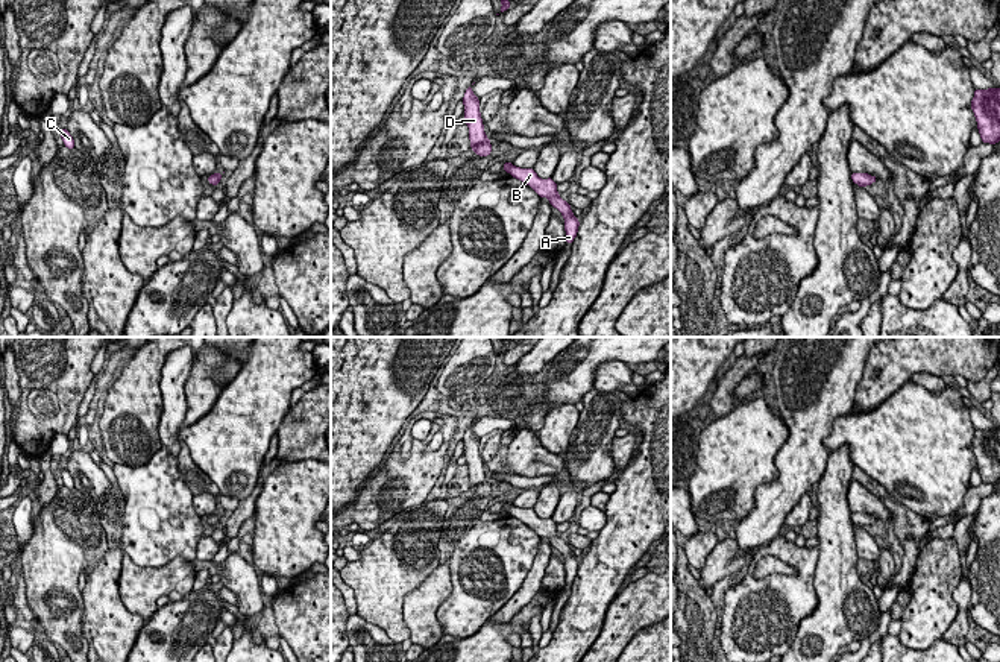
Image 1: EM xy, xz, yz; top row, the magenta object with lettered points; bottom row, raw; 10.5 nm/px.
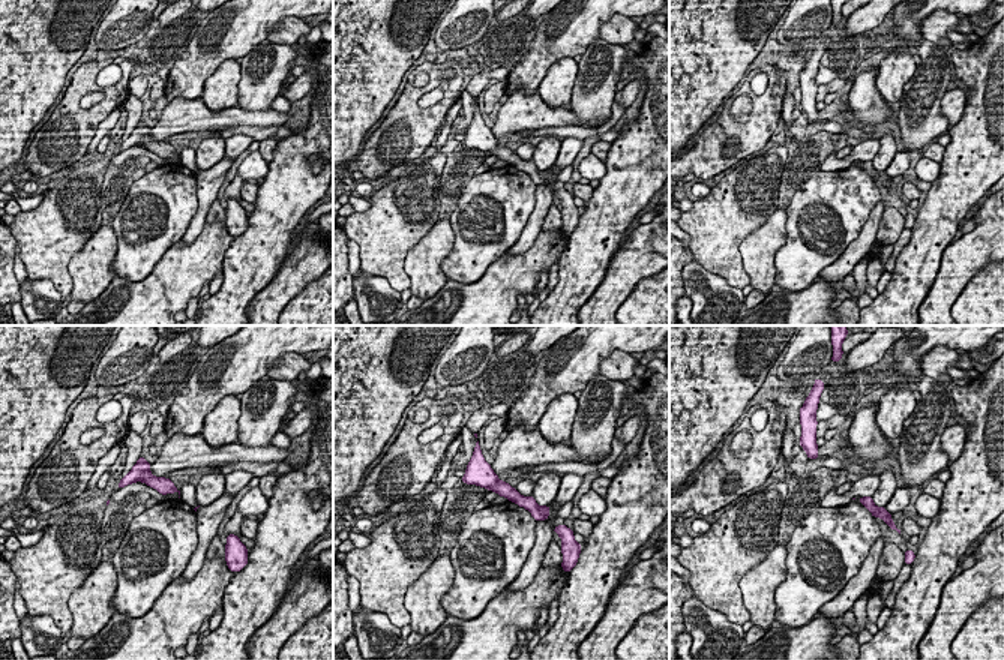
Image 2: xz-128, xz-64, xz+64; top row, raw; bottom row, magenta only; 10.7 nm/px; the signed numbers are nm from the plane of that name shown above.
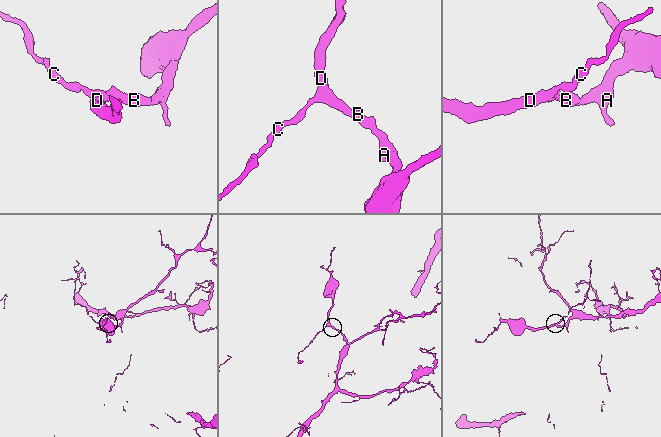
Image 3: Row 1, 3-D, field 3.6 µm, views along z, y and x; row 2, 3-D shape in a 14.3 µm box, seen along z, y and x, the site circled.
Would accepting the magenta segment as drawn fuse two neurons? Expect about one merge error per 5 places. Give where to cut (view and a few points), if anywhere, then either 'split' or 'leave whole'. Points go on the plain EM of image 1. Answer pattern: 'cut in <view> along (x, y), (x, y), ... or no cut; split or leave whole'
no cut; leave whole

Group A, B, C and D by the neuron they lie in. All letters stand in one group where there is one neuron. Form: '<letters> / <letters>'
A B C D

